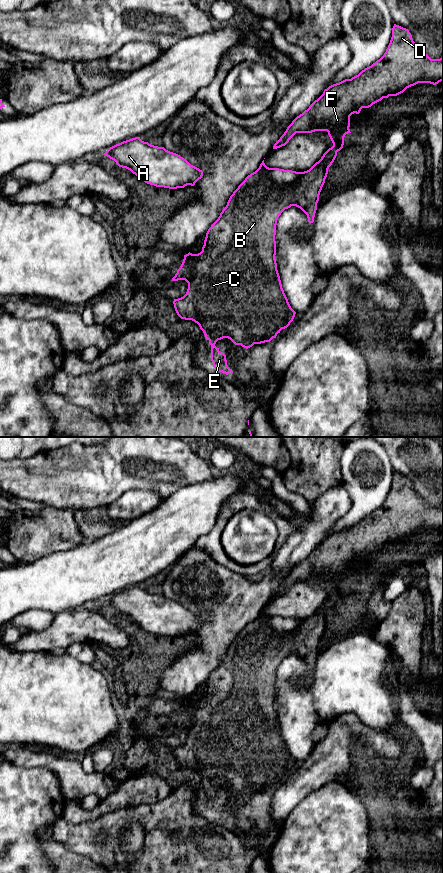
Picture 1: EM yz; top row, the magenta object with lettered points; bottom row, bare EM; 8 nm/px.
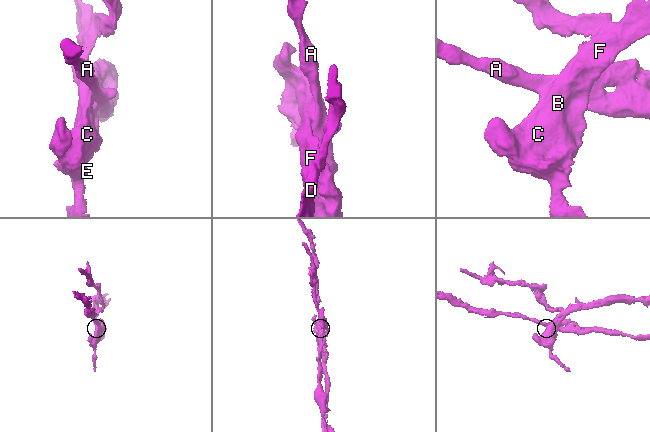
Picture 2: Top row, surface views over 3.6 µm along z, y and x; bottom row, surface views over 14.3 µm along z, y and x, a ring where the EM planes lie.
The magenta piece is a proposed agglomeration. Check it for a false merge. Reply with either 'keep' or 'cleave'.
cleave

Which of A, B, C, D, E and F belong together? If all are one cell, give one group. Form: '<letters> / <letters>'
A / B C D E F

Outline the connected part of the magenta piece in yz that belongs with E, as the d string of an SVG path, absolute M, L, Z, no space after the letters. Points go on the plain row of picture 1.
M263 608L259 616L248 623L230 644L226 655L208 677L202 699L198 702L189 700L184 703L183 710L172 729L185 728L188 737L183 745L174 747L174 756L181 767L194 769L203 779L211 793L211 809L215 818L226 823L233 821L227 813L226 803L215 794L218 788L228 786L235 793L248 797L254 792L270 790L293 769L296 760L291 756L282 736L275 707L277 668L285 657L296 654L307 663L310 672L314 670L319 643L329 615L319 608L309 618L299 620L298 628L294 633L287 637L279 637L269 626L270 616Z

